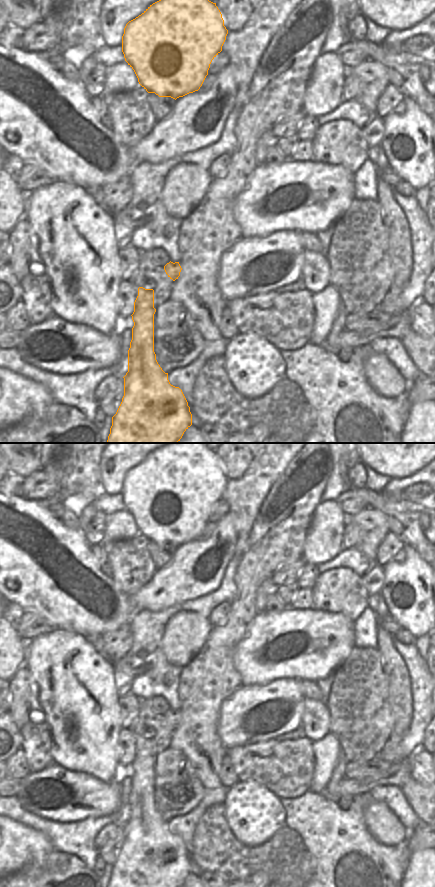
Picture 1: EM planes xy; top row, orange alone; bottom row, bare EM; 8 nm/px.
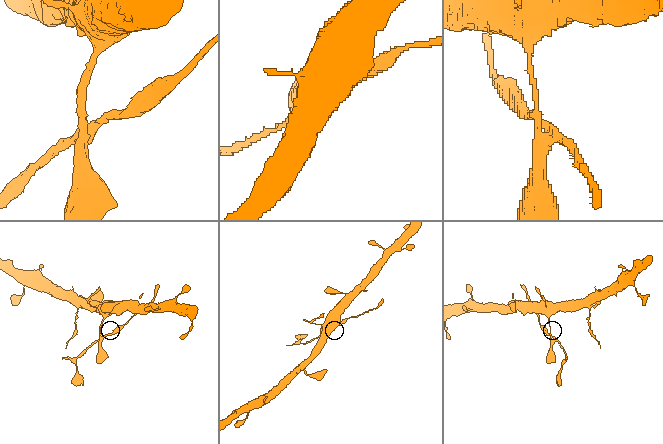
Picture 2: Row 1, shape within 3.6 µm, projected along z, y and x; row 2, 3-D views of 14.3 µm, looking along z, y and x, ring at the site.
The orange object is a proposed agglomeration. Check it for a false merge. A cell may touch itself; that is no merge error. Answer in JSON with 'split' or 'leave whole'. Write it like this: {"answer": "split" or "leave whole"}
{"answer": "split"}

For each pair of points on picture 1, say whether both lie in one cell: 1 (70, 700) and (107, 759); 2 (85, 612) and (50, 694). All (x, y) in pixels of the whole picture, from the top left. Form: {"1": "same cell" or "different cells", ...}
{"1": "same cell", "2": "different cells"}

